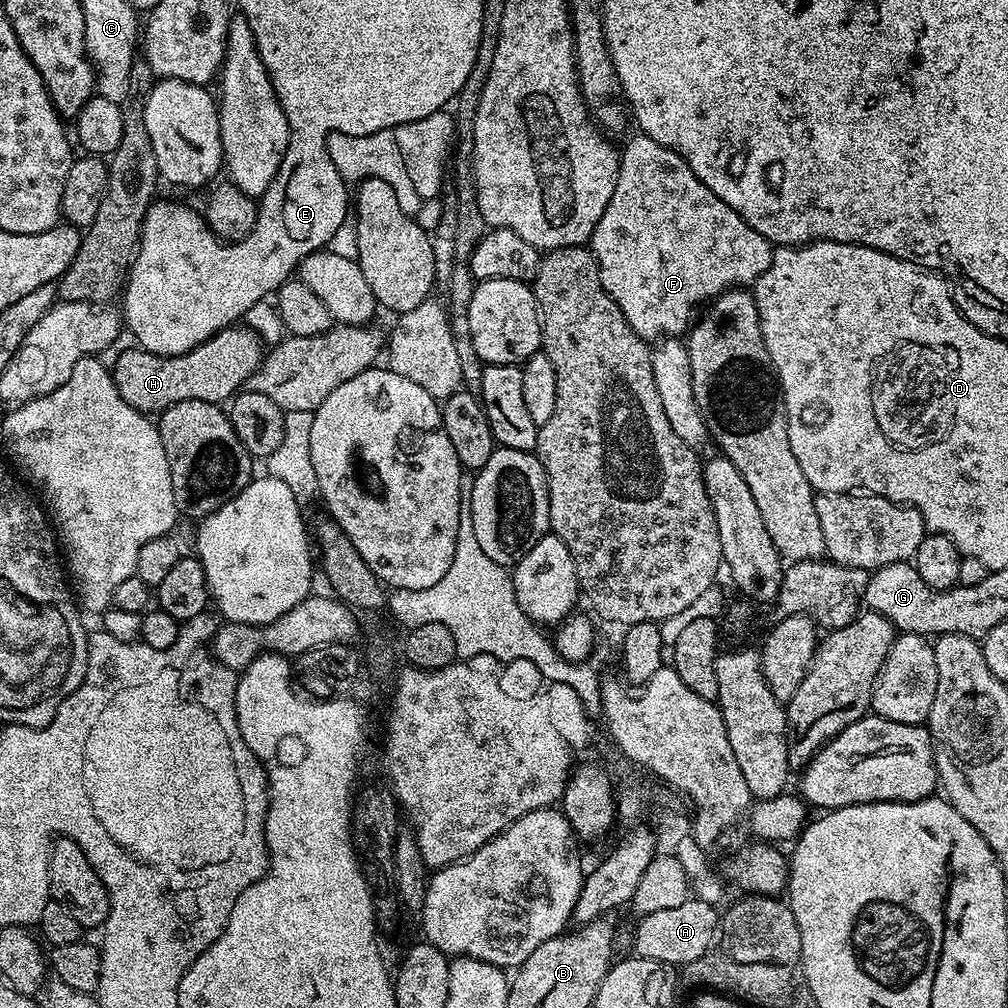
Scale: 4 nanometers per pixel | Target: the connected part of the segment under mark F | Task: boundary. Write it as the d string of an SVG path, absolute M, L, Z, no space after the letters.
M636 134L636 137L625 148L622 148L620 152L618 182L614 186L614 194L610 198L602 218L598 218L598 226L594 226L590 241L590 251L598 262L598 270L600 271L602 286L606 290L606 294L616 303L618 310L622 310L626 322L630 322L632 329L644 341L656 342L661 338L683 337L689 331L690 325L697 315L696 304L701 303L700 305L703 305L705 302L711 302L716 297L723 295L724 292L731 292L739 289L741 286L755 285L757 278L770 266L774 248L773 245L768 243L766 237L758 234L758 230L754 230L734 209L726 206L726 202L722 202L722 198L718 198L718 194L714 194L708 189L694 174L694 170L690 170L690 166L677 152L662 146L658 142L654 142L654 138Z

